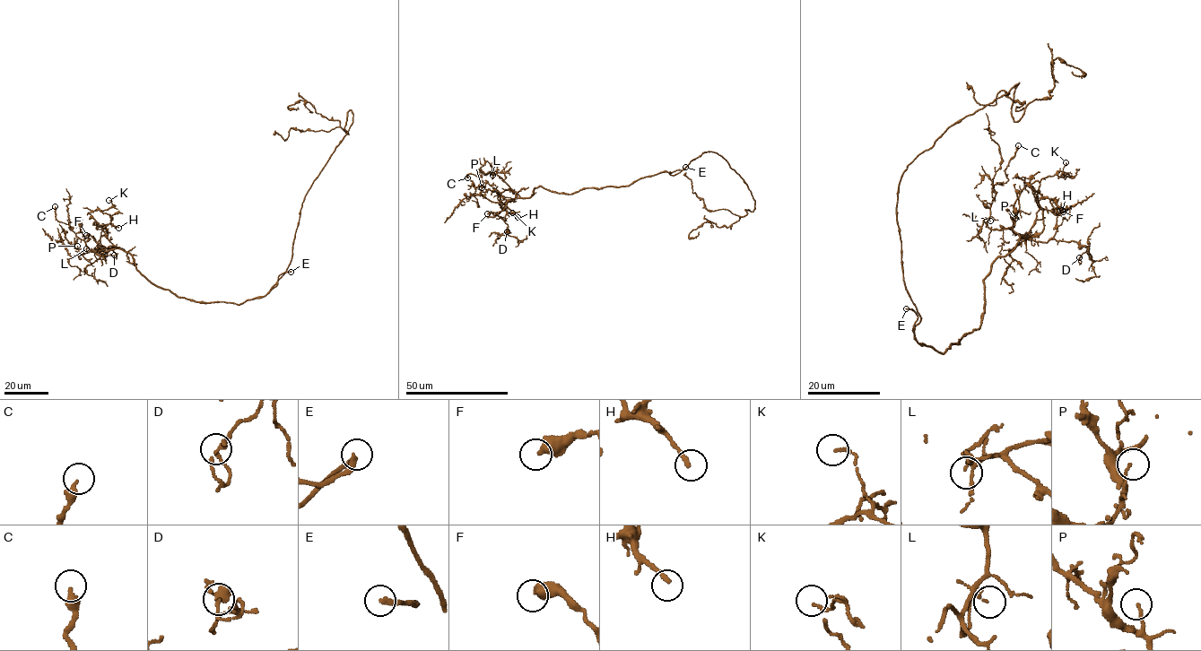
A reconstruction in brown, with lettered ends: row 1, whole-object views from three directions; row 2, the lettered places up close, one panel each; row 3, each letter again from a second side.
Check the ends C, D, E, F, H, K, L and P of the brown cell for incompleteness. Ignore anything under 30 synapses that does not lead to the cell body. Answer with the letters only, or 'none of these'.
E

